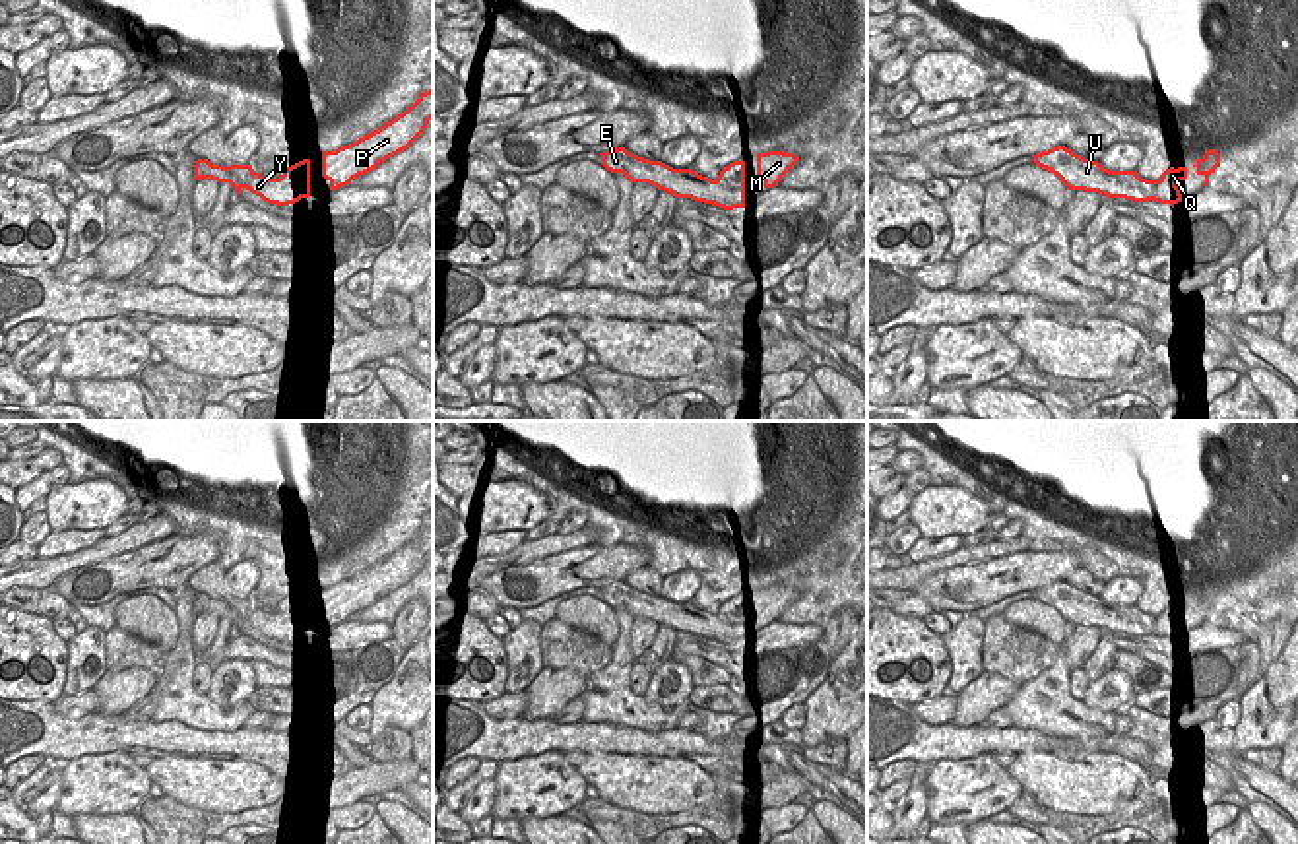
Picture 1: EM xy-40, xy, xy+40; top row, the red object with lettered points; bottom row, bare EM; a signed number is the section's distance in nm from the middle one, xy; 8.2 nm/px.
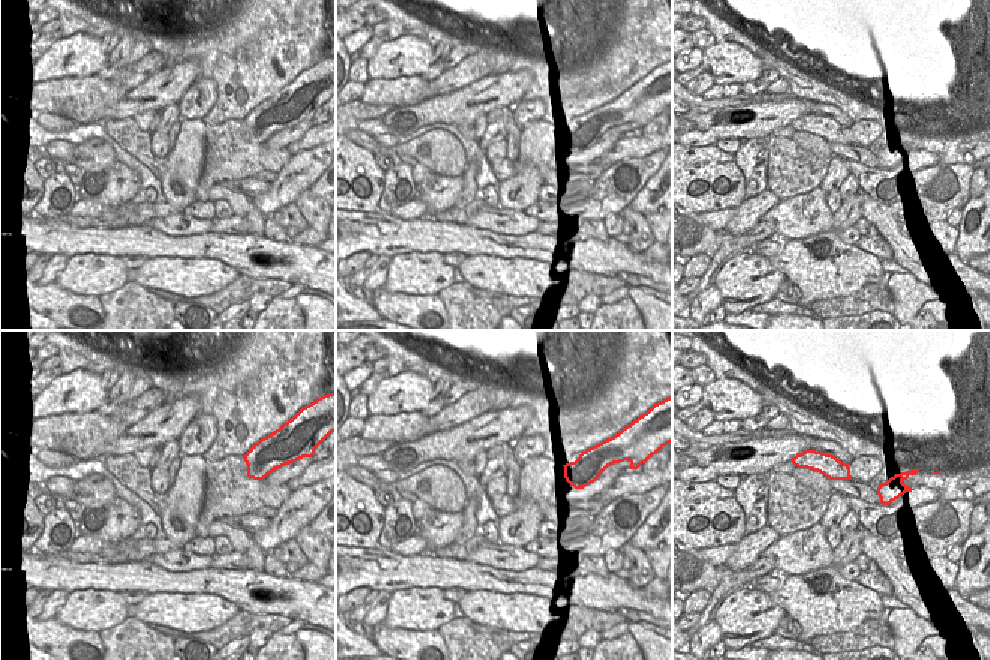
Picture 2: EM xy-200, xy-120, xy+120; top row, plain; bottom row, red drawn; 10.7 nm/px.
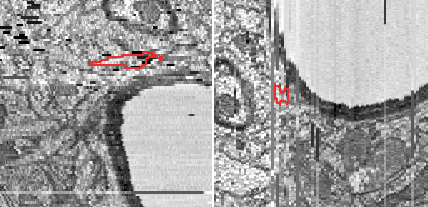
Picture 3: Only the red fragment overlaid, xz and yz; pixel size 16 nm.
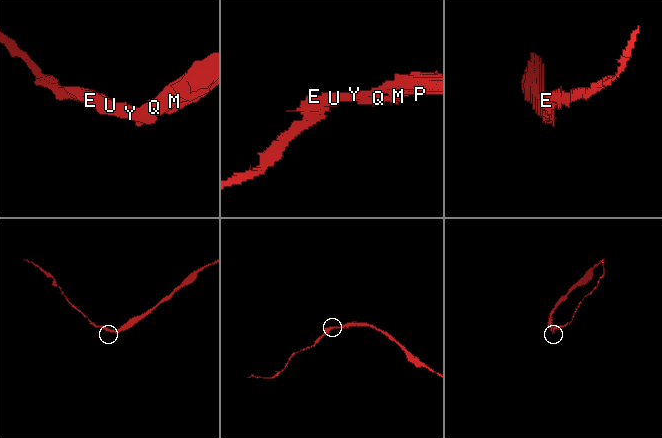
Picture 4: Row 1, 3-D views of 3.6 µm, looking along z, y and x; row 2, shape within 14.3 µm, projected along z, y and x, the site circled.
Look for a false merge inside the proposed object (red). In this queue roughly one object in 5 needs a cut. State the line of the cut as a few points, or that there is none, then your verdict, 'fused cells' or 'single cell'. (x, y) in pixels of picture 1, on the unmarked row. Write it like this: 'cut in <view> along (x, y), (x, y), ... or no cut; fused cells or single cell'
cut in xy-40 along (274, 614), (292, 627), (309, 629); fused cells

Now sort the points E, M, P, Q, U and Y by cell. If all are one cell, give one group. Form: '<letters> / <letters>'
E U Y / M P Q

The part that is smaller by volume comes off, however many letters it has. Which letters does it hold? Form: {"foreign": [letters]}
{"foreign": ["E", "U", "Y"]}

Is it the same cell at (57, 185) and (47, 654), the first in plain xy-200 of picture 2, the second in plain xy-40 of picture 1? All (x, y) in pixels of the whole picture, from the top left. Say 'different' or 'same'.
different

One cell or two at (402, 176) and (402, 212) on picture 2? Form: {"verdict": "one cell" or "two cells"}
{"verdict": "two cells"}

